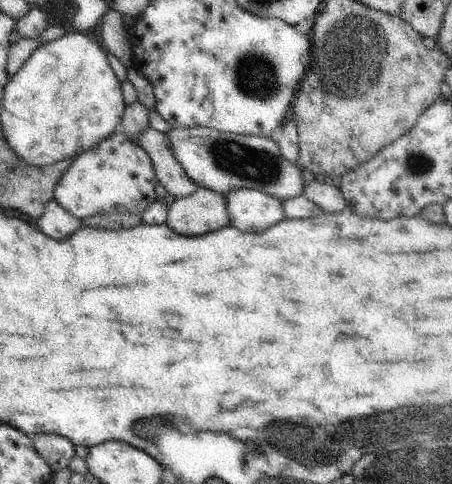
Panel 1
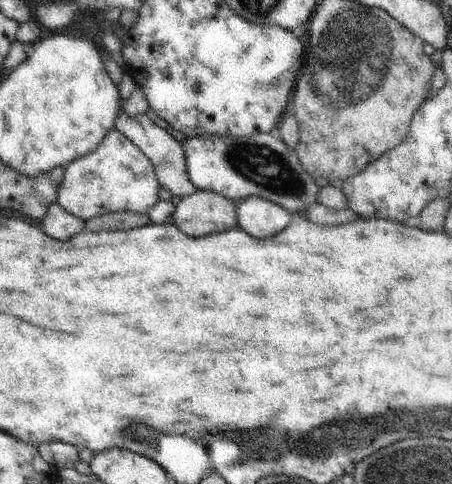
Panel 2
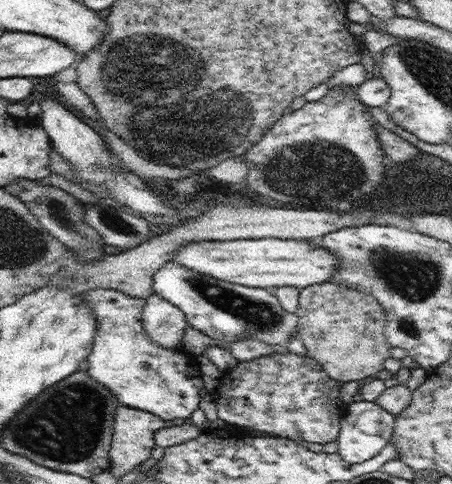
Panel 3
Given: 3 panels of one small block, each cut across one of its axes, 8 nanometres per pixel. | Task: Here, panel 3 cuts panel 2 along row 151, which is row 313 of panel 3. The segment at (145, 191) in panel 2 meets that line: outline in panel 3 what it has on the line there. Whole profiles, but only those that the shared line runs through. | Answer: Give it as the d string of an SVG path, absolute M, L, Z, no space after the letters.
M103 288L83 296L97 316L97 336L93 340L93 350L85 360L87 374L105 384L117 396L119 404L151 412L151 416L163 422L191 418L197 410L199 390L203 390L201 374L183 352L159 348L149 340L149 334L141 326L145 300Z

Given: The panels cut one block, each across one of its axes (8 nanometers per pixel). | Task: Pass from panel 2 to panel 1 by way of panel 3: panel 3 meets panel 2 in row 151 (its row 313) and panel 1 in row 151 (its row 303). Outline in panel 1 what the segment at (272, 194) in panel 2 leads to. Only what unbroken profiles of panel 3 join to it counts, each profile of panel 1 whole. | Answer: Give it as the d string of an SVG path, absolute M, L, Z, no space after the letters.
M171 128L165 132L169 154L181 164L187 178L191 178L197 186L215 190L227 196L235 188L249 188L265 192L281 202L289 198L301 196L305 188L303 180L299 178L301 168L297 164L287 162L279 154L279 146L275 138L257 138L257 136L235 136L223 134L213 128Z

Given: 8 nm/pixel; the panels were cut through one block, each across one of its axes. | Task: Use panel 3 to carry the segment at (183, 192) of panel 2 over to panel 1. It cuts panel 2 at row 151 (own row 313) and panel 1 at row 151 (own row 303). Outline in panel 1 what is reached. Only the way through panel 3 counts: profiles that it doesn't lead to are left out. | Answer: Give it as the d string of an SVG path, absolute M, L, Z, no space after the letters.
M145 128L137 146L143 148L147 152L147 156L151 158L153 168L155 168L155 178L167 190L167 194L171 194L175 200L187 198L195 190L199 190L199 186L191 178L187 178L181 164L169 154L171 150L167 144L169 142L163 132L157 132L153 128Z

